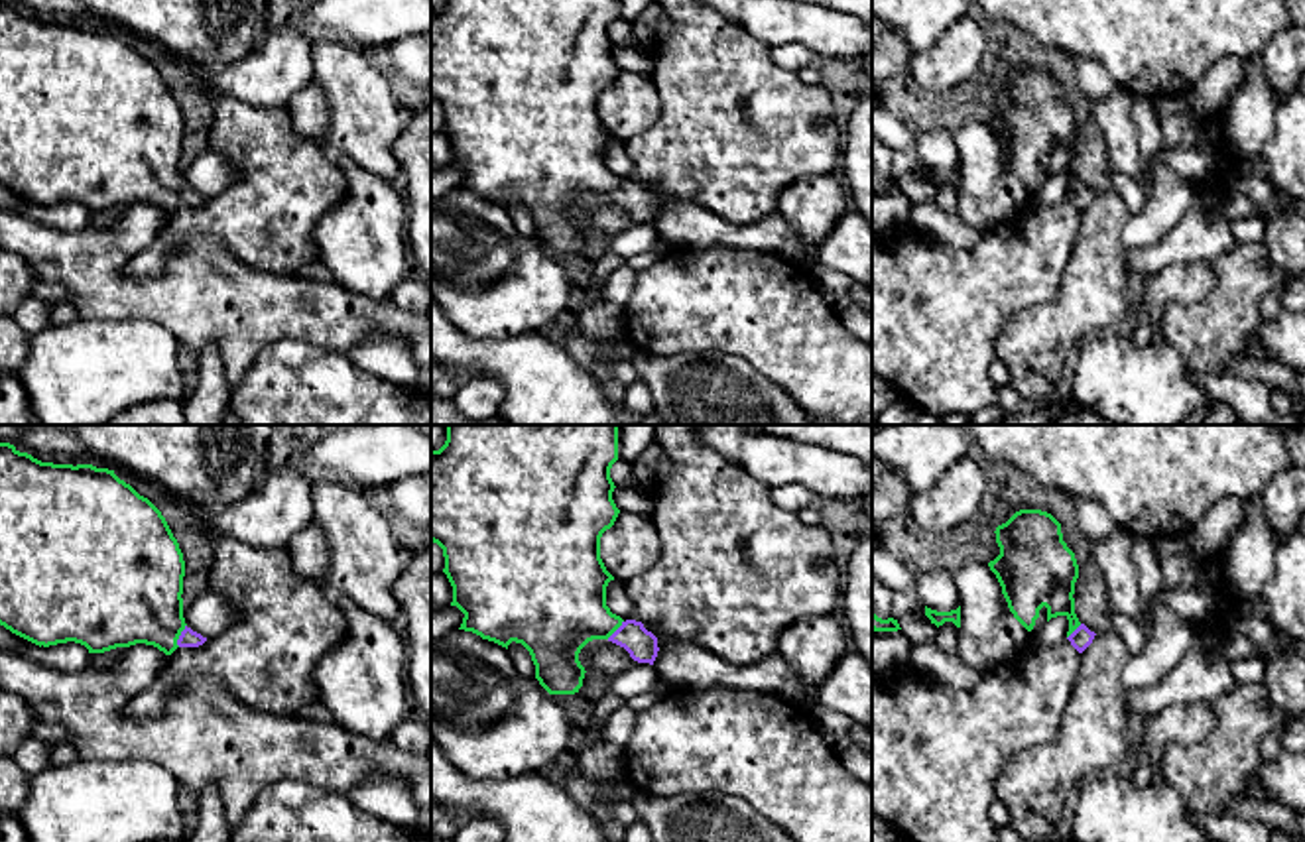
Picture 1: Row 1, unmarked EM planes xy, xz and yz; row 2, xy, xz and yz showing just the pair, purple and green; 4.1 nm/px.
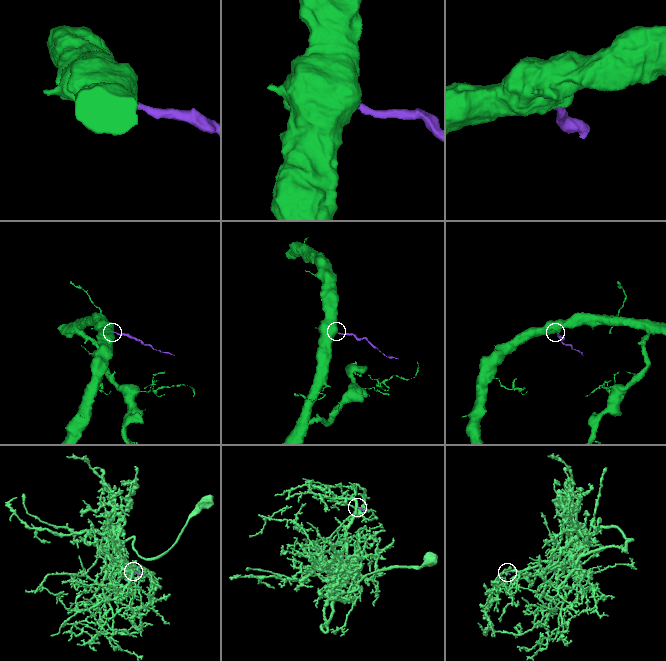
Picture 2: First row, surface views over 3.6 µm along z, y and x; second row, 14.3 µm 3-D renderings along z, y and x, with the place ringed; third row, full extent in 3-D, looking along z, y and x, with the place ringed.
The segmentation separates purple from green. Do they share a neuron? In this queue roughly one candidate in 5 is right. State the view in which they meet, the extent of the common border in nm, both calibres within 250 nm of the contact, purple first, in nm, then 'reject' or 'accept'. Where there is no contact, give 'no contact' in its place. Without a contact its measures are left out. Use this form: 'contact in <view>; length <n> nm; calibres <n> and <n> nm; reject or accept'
contact in xy; length 100 nm; calibres 70 and 380 nm; accept

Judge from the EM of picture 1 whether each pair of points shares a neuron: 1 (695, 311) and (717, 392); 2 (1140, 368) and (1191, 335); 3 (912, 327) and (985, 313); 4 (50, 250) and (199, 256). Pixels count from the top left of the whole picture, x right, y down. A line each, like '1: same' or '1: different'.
1: different
2: different
3: same
4: same

